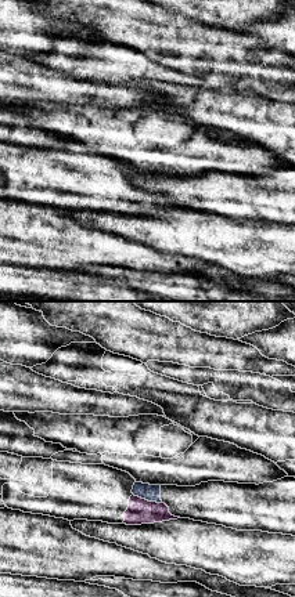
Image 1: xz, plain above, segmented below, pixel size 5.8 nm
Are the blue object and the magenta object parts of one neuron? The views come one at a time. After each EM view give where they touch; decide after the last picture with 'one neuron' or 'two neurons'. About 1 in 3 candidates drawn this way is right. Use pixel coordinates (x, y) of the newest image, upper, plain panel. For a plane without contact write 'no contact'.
meets blue at (147, 190)

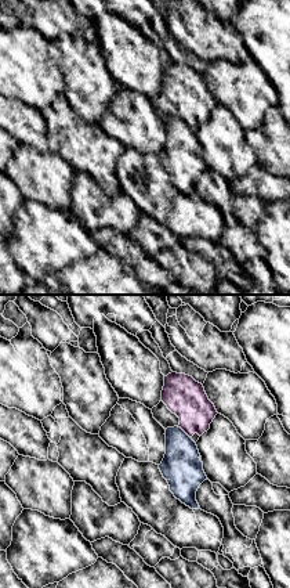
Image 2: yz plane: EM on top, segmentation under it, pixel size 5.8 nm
meets blue at (184, 122)

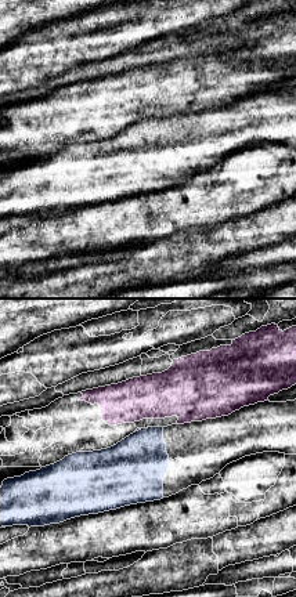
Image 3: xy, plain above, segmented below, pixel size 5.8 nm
meets blue at (139, 120)

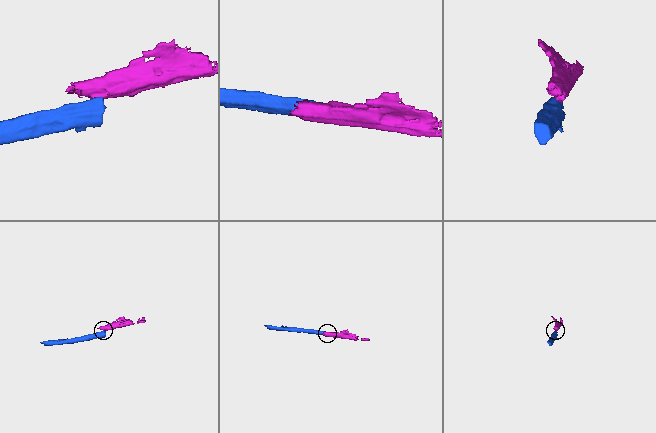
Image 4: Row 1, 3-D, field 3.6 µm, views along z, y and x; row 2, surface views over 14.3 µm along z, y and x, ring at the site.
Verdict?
two neurons

